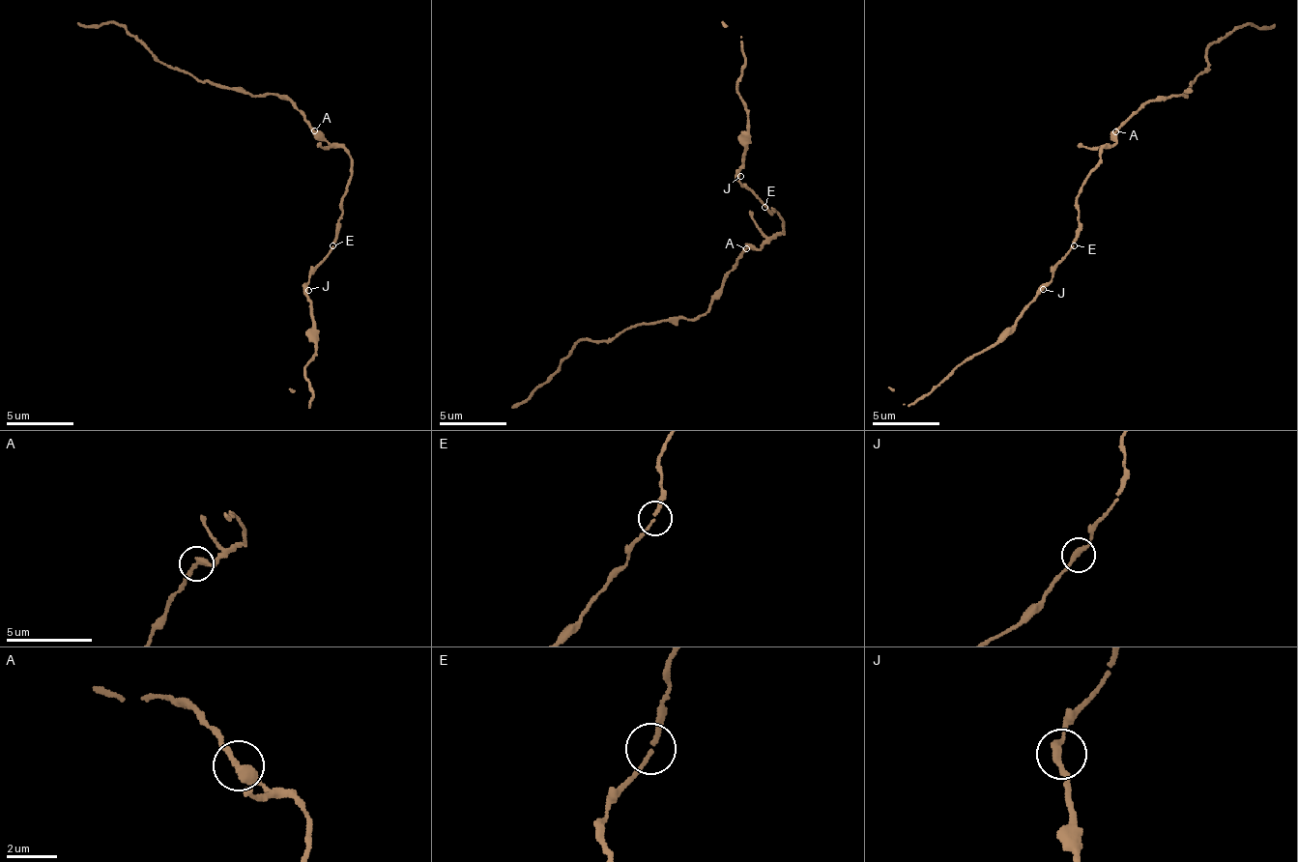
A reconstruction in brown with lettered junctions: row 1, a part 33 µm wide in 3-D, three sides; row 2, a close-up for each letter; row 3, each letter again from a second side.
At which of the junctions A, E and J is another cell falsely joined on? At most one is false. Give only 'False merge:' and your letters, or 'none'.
False merge: A

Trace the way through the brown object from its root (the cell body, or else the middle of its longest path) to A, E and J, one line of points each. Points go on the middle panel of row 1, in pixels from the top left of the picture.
A: (780, 233), (770, 236), (757, 249), (747, 249)
E: (780, 233), (784, 229), (780, 215), (764, 206)
J: (780, 233), (784, 229), (780, 215), (743, 186), (740, 176)

